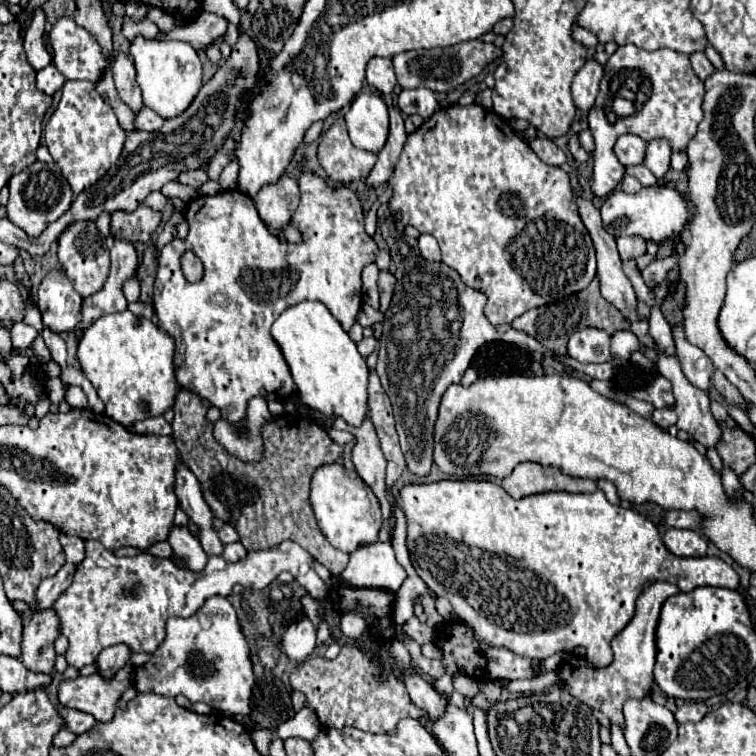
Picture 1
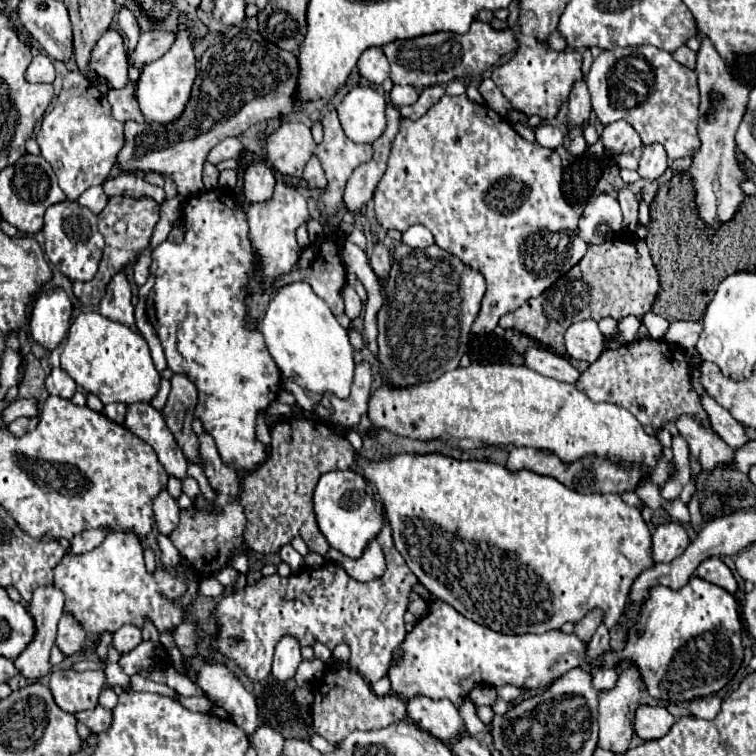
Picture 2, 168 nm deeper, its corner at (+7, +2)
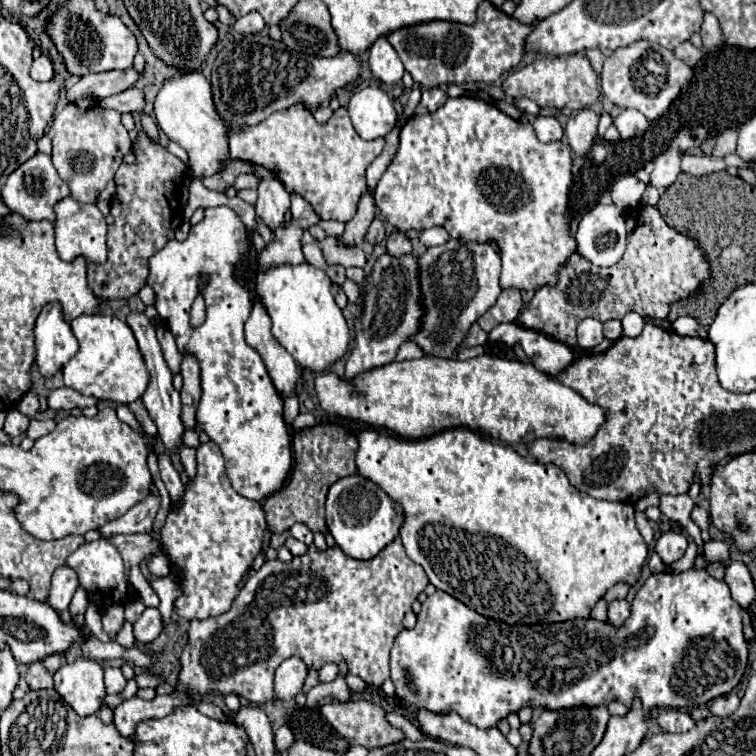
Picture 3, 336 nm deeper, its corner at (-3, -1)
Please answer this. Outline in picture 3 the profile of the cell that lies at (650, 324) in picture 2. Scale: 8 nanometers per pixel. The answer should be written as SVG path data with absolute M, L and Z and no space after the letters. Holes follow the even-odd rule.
M680 316L680 318L672 324L672 328L674 328L676 334L680 334L680 336L708 338L708 330L706 330L702 324L698 324L698 320L692 318L692 316Z

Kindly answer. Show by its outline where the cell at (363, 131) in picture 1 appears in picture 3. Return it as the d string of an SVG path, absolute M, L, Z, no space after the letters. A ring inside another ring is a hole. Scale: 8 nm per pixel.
M368 86L350 98L348 112L354 130L364 140L386 136L396 124L396 110L392 98L380 86Z

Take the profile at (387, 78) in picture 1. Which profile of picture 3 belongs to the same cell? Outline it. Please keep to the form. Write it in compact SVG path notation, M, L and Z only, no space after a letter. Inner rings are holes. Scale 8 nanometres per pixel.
M382 36L370 46L370 70L384 84L394 84L402 80L404 66L392 44Z

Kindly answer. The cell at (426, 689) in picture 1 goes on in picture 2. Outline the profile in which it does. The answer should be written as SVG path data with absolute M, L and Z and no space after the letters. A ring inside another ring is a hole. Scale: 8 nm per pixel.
M416 695L408 699L408 717L420 729L432 733L444 743L452 743L464 733L464 723L458 709L448 699L428 699Z

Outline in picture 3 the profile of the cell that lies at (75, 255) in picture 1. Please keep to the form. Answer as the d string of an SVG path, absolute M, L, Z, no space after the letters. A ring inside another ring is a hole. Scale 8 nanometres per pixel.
M72 196L54 204L56 212L56 250L62 260L70 262L76 256L84 256L88 262L106 262L106 220L96 204L80 204Z

